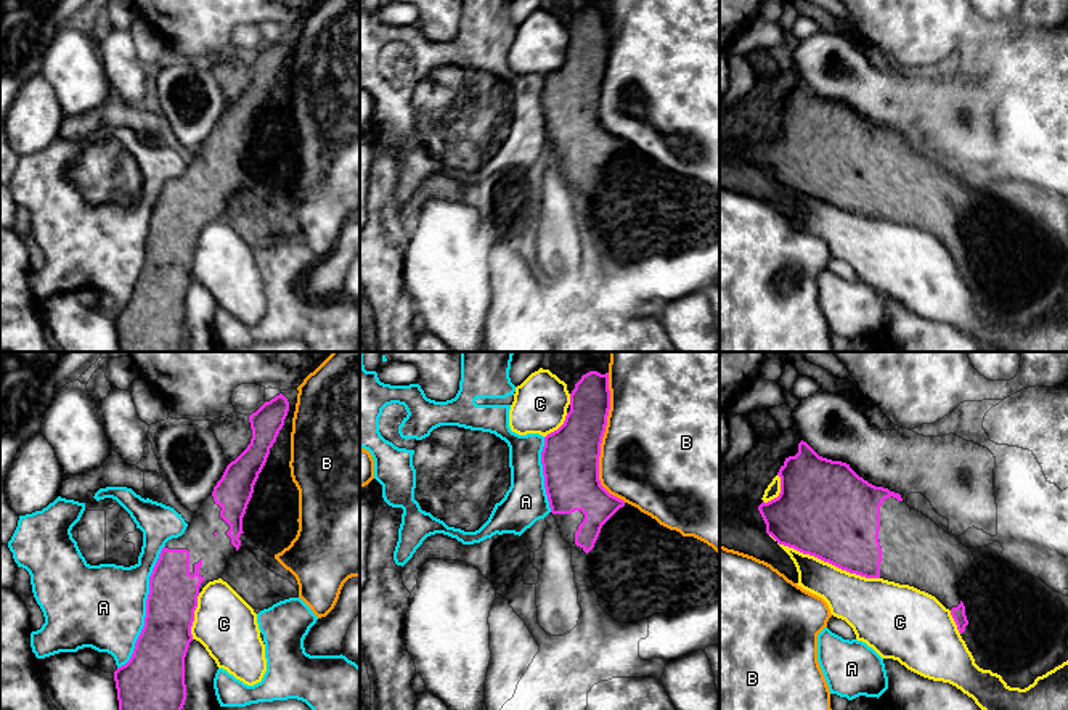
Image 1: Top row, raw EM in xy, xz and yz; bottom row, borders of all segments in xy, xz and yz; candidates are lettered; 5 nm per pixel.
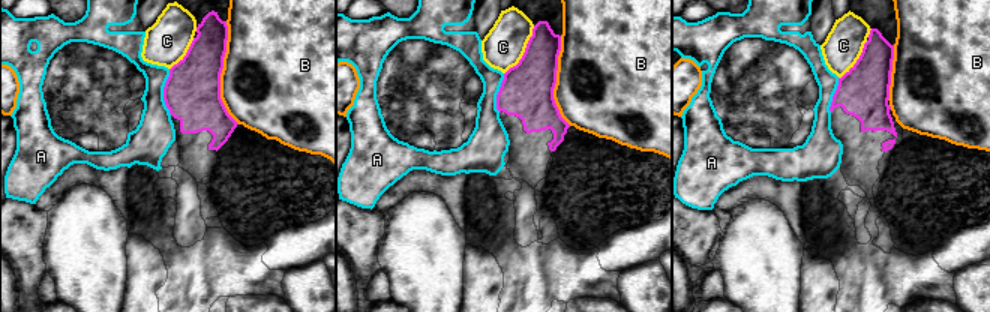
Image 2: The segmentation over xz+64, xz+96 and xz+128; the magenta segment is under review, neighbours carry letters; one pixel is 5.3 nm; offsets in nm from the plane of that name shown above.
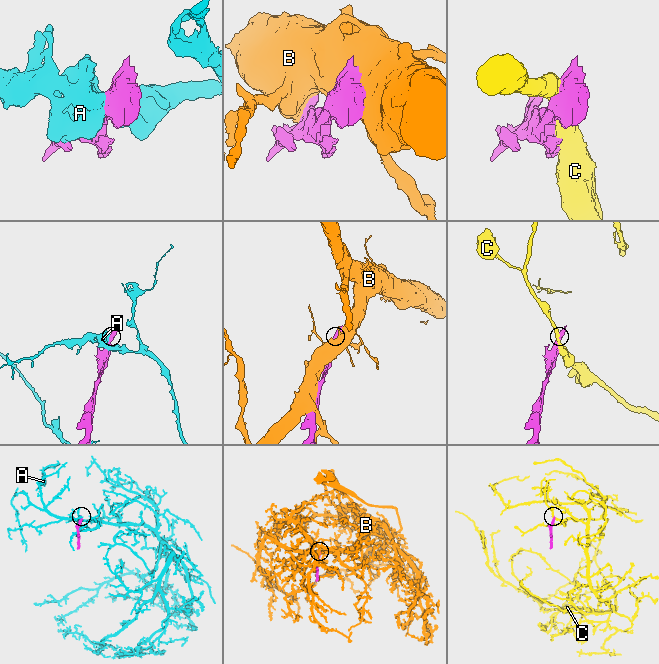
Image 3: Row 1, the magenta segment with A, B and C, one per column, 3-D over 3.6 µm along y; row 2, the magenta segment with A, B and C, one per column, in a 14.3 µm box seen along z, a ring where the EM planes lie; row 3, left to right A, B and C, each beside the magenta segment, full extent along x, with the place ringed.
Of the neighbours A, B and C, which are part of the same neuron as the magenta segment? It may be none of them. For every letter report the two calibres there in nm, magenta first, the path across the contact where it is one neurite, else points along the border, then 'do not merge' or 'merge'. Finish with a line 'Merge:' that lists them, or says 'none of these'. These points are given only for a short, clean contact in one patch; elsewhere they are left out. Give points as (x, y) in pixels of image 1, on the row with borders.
A: 260 nm thick on the magenta side, 420 nm on the other; do not merge
B: 280 nm thick on the magenta side, 500 nm on the other; do not merge
C: 480 nm thick on the magenta side, 240 nm on the other; do not merge
Merge: none of these

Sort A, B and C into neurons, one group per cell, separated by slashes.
A / B / C

